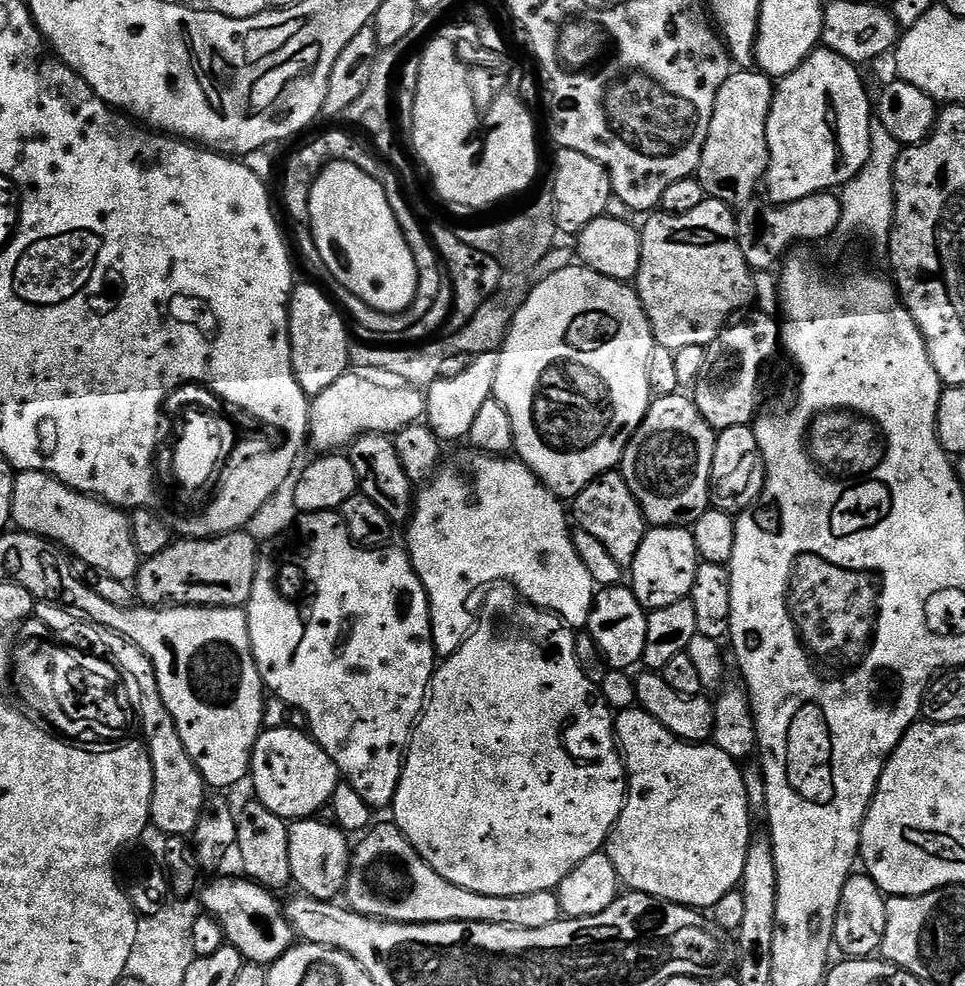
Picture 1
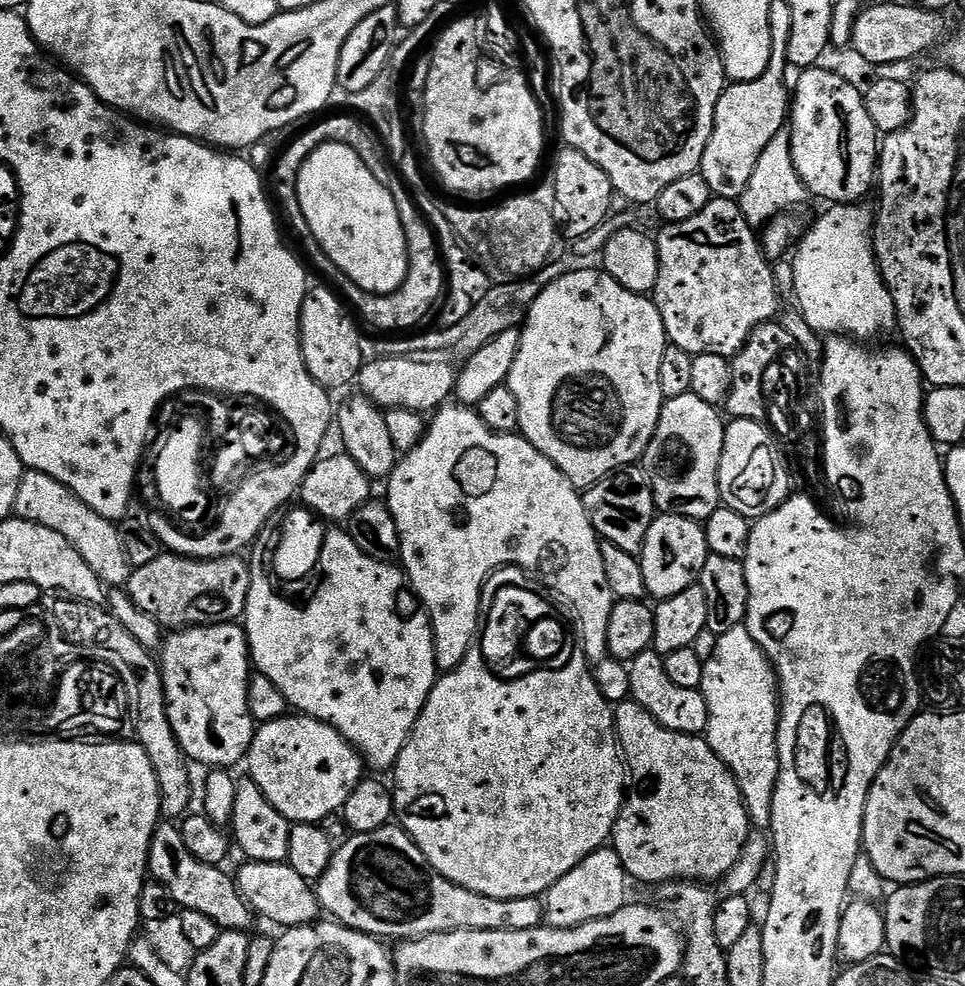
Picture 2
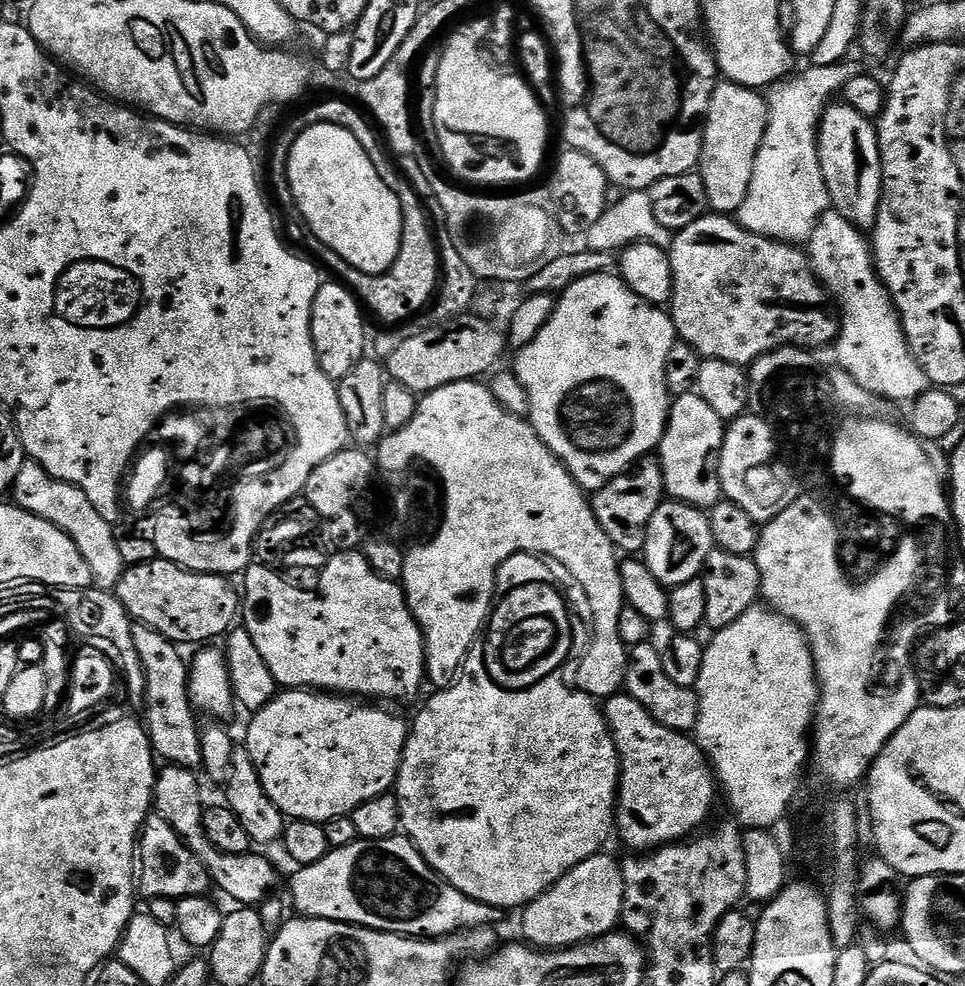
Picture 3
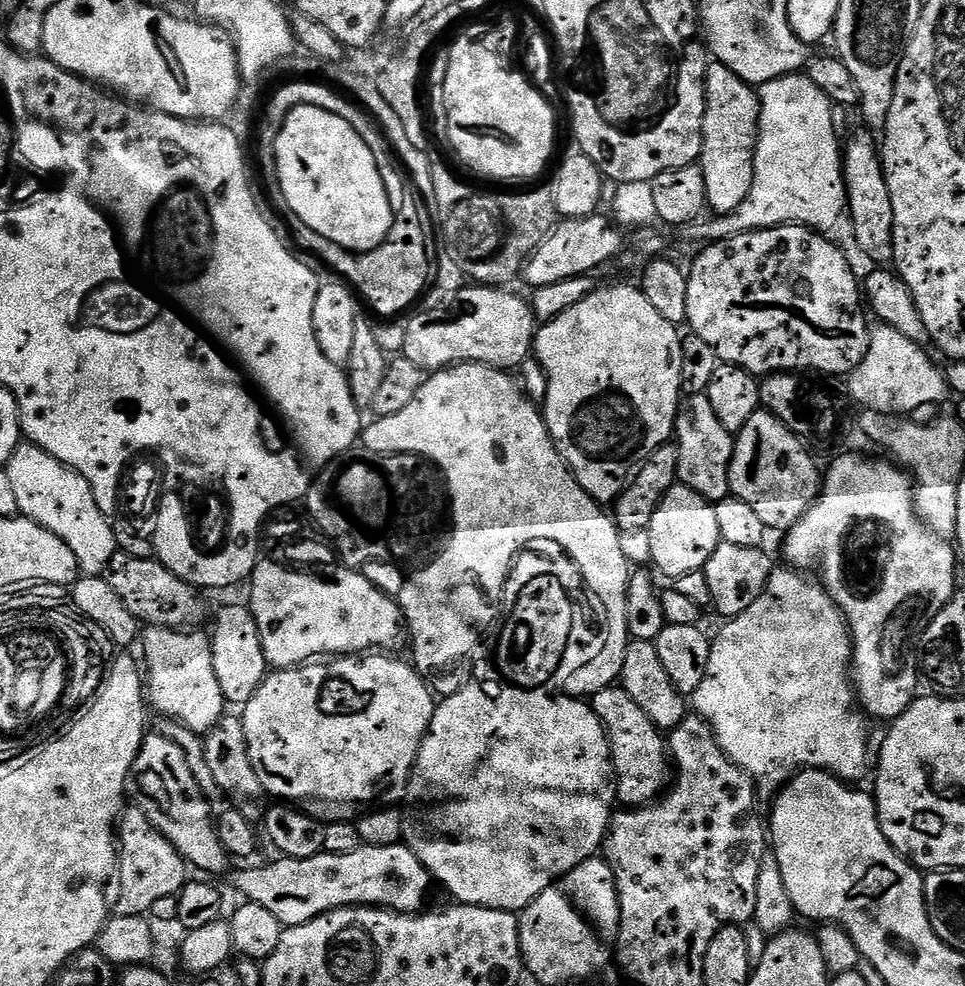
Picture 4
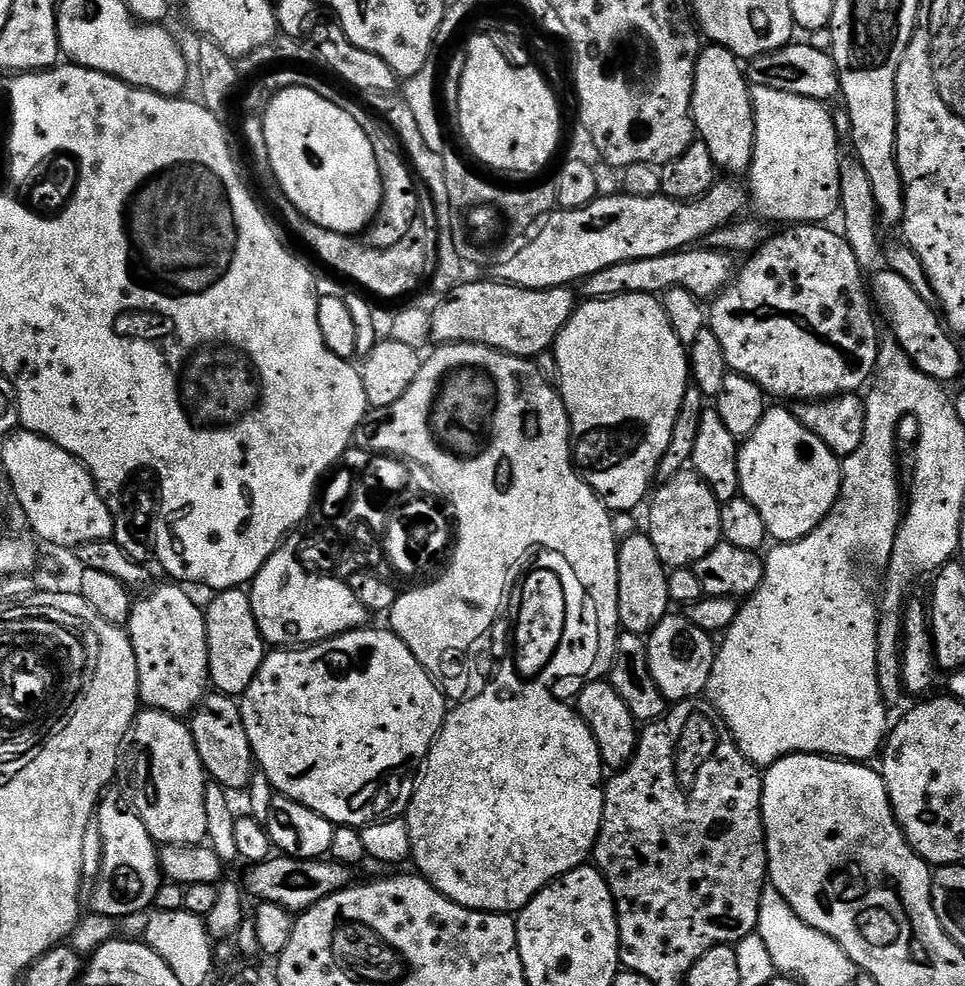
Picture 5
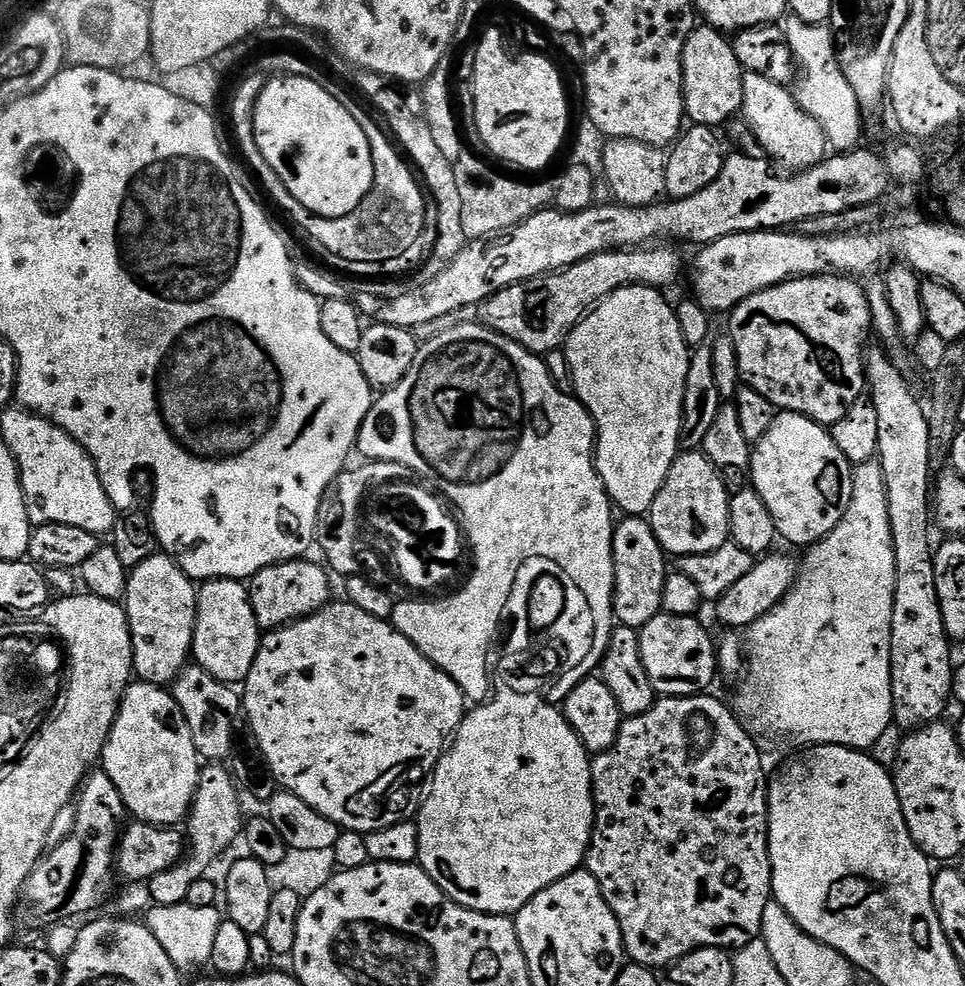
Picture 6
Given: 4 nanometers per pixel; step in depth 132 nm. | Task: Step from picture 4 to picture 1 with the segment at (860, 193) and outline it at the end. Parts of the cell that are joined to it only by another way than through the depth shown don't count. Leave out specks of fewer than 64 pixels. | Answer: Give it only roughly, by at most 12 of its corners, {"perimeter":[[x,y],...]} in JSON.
{"perimeter":[[820,46],[775,85],[773,205],[839,190],[870,158],[861,69]]}

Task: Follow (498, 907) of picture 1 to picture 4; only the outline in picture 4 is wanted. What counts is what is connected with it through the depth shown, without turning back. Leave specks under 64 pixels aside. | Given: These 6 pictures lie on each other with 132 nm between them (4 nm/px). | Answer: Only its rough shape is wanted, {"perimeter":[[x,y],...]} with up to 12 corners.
{"perimeter":[[401,842],[233,871],[282,926],[335,908],[419,914],[434,881]]}

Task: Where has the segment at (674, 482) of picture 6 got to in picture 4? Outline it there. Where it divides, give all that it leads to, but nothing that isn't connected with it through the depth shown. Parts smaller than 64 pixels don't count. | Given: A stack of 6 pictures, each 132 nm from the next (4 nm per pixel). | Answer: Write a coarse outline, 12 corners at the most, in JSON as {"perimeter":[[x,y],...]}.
{"perimeter":[[679,482],[646,529],[669,578],[701,571],[722,543],[715,507]]}

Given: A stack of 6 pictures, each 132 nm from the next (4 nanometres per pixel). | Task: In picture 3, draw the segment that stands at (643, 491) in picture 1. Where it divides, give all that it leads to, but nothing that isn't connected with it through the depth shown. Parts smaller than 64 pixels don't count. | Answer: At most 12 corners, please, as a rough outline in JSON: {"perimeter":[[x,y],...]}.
{"perimeter":[[695,392],[668,409],[665,493],[710,510],[722,498],[725,421]]}

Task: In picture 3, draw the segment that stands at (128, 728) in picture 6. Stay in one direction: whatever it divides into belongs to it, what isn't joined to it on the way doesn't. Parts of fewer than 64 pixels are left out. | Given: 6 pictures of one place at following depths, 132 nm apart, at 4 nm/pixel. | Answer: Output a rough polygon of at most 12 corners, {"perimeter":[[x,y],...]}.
{"perimeter":[[197,773],[157,775],[155,811],[240,906],[273,895],[264,856],[226,854],[206,838]]}

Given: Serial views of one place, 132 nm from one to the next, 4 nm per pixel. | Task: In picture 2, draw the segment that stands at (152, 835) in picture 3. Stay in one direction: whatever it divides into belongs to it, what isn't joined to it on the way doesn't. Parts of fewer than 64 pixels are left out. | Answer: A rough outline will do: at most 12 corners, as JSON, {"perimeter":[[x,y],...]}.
{"perimeter":[[156,825],[148,872],[186,912],[243,932],[250,909],[223,867]]}

